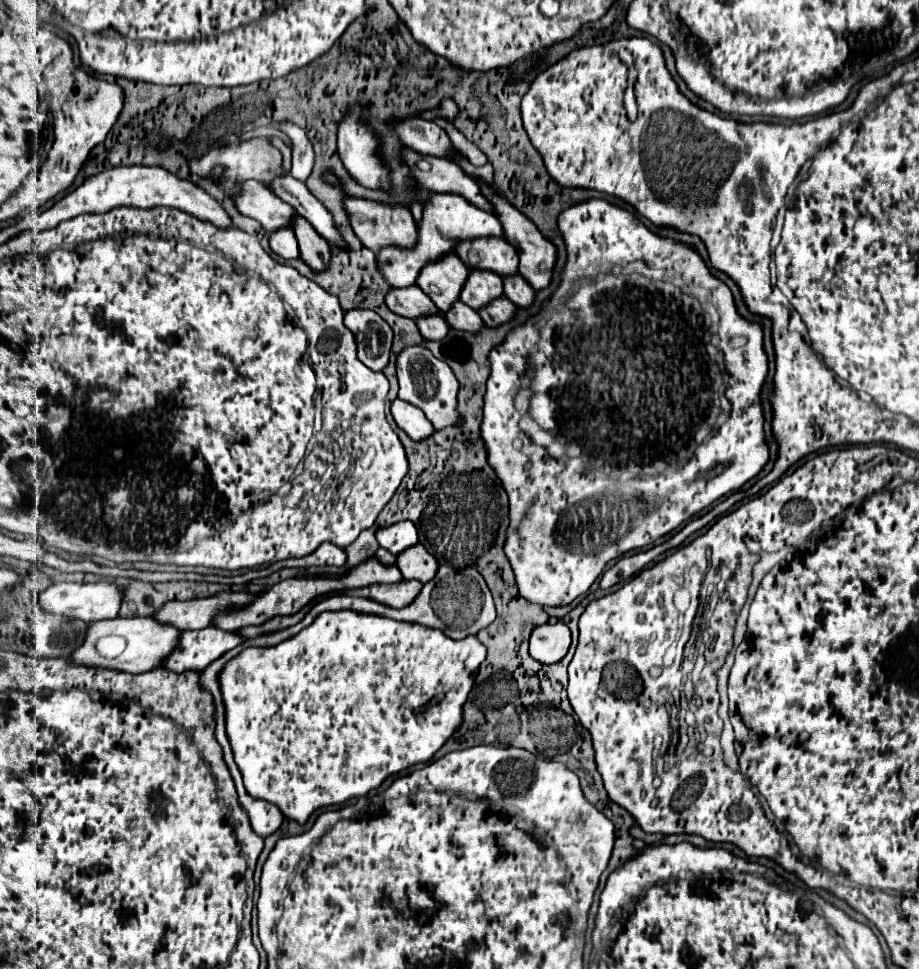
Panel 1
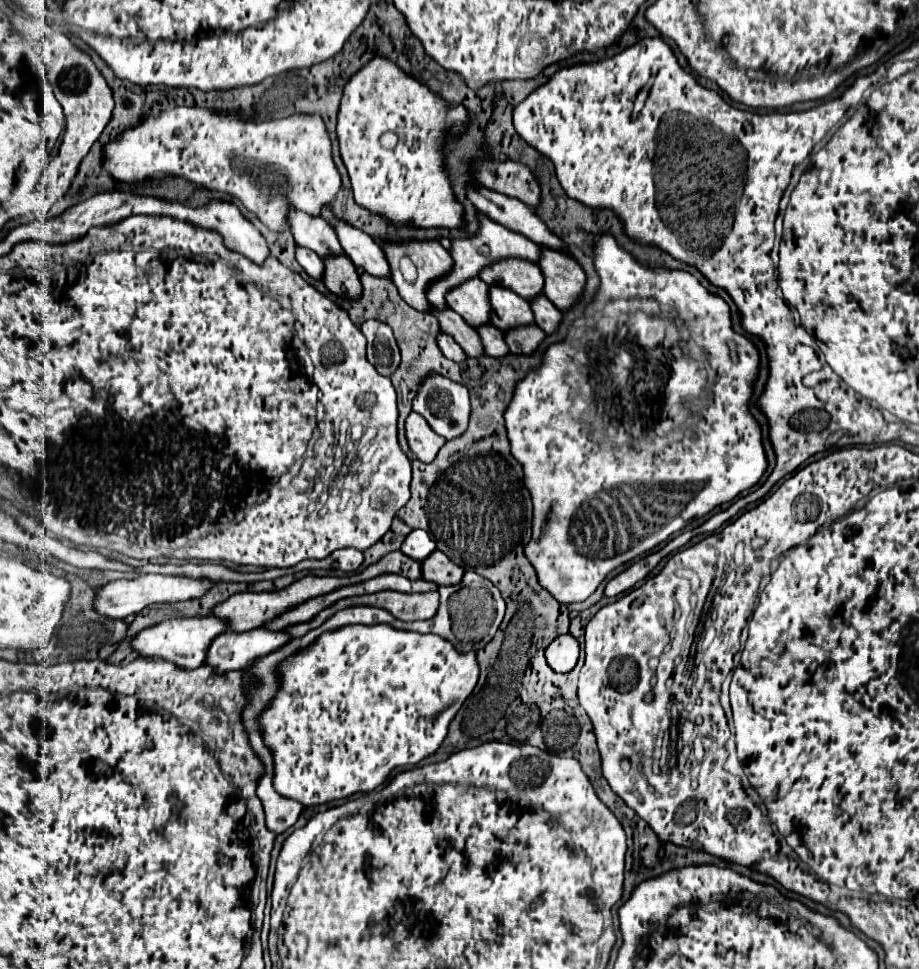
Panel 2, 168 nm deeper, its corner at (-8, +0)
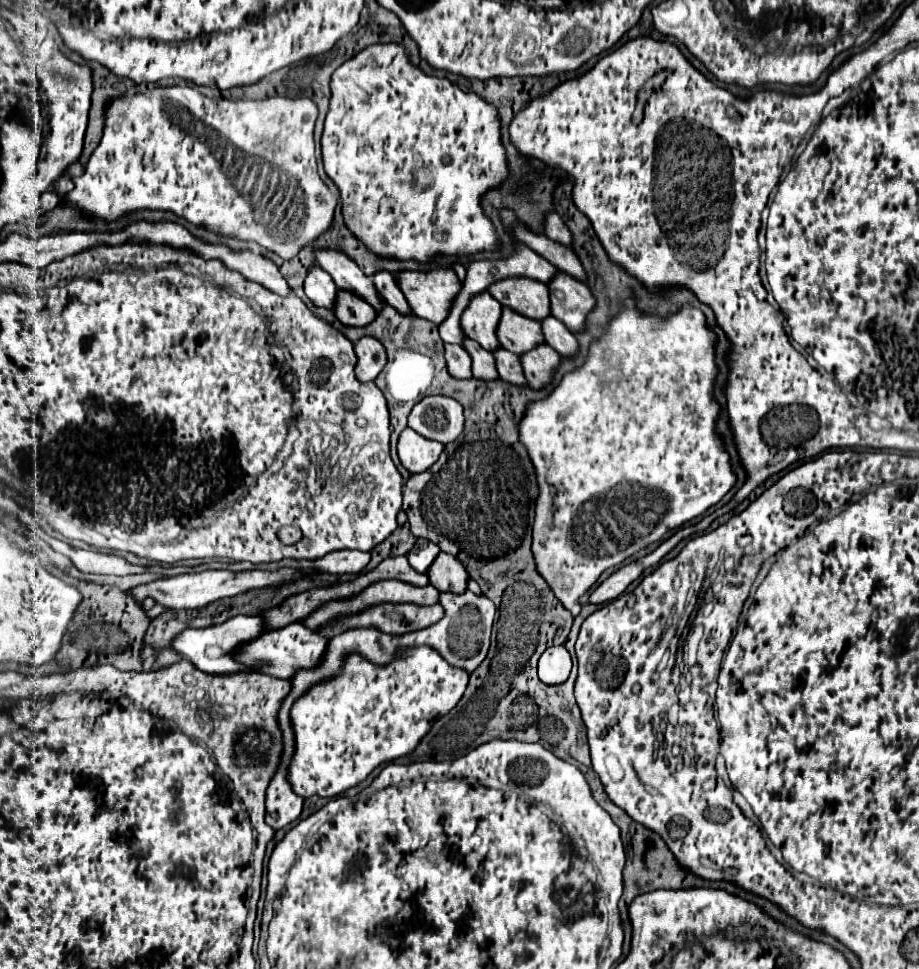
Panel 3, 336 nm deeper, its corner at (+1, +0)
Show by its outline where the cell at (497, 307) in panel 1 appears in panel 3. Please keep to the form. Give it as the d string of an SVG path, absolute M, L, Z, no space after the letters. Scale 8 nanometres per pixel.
M539 344L533 350L519 356L519 360L523 366L523 374L527 382L531 384L531 388L541 388L551 380L553 370L559 364L559 354L551 346Z

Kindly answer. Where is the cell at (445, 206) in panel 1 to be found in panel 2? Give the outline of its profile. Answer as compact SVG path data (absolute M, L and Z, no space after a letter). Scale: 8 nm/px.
M480 214L480 234L462 238L462 240L452 240L450 254L456 260L456 272L452 272L452 276L444 276L444 280L440 280L440 284L432 284L432 288L428 288L428 300L432 300L432 304L440 310L450 308L446 302L446 294L450 290L454 290L458 284L464 284L470 278L476 278L486 266L492 266L492 264L496 264L500 260L508 260L508 258L520 258L520 260L528 260L528 262L536 264L540 260L542 252L540 252L540 246L534 244L532 240L528 240L526 236L508 232L508 228L502 228L496 222L492 222L488 216Z

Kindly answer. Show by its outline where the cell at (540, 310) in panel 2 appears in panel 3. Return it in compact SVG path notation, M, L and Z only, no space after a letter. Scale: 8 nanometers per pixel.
M547 316L547 320L541 320L541 330L545 336L545 342L555 348L563 356L573 356L579 350L579 344L575 336L567 330L563 322L559 322L553 316Z

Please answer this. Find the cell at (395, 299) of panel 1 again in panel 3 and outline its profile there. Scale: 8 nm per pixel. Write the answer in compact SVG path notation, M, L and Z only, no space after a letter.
M463 338L463 348L469 352L471 356L471 362L473 362L473 376L475 378L481 378L481 380L495 380L497 374L497 368L495 368L495 360L493 360L493 354L487 352L485 348L479 348L479 344L475 344L475 340L471 338Z

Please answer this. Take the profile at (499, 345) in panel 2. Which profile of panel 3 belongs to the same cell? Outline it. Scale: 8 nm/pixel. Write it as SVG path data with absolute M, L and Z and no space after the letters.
M497 348L493 352L493 356L495 356L497 372L503 380L507 380L511 384L527 384L527 380L523 376L523 368L519 364L519 356L515 356L513 352L507 352L505 348Z

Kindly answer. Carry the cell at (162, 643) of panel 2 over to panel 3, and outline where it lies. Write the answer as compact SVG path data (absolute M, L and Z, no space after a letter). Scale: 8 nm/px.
M233 616L229 620L225 620L223 624L215 624L209 628L187 628L183 632L179 632L175 636L175 640L171 640L171 650L175 650L177 654L181 654L183 658L187 658L195 668L203 670L203 672L211 672L211 674L231 674L231 672L249 672L251 668L239 664L233 660L235 648L251 638L257 638L263 634L263 620L261 616Z

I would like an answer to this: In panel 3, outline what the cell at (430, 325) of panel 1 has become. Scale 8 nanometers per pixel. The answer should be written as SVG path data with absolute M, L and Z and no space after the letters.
M445 344L445 360L449 374L455 378L471 378L471 358L459 344Z

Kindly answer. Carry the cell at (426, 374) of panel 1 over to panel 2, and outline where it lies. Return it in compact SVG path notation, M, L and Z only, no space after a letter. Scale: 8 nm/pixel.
M430 376L422 382L414 398L414 412L418 412L436 434L452 440L468 428L468 388L444 376Z

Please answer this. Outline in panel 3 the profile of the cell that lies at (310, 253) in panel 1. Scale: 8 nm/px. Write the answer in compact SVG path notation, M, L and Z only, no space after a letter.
M343 290L337 292L333 310L335 316L347 326L365 326L375 318L375 308L371 308L371 304L367 304L353 292L343 292Z

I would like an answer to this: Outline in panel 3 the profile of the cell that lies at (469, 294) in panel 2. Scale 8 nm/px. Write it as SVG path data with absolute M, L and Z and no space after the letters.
M481 292L471 300L467 312L463 312L463 332L479 342L485 350L495 350L499 348L495 328L501 316L501 304L489 296L487 292Z

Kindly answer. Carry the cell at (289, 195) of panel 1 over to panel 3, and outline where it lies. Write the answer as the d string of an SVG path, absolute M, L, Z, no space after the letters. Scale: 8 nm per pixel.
M377 270L373 274L373 284L375 284L377 292L385 298L385 302L389 302L401 314L409 314L411 312L409 306L407 306L407 302L405 302L405 298L403 298L403 294L401 294L401 290L399 290L399 286L395 284L395 278L393 278L391 272Z

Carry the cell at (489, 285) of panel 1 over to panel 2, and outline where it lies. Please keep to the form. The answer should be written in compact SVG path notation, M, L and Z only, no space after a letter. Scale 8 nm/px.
M490 288L490 292L492 292L492 324L498 330L508 332L510 328L516 326L534 324L534 312L524 298L504 288Z

